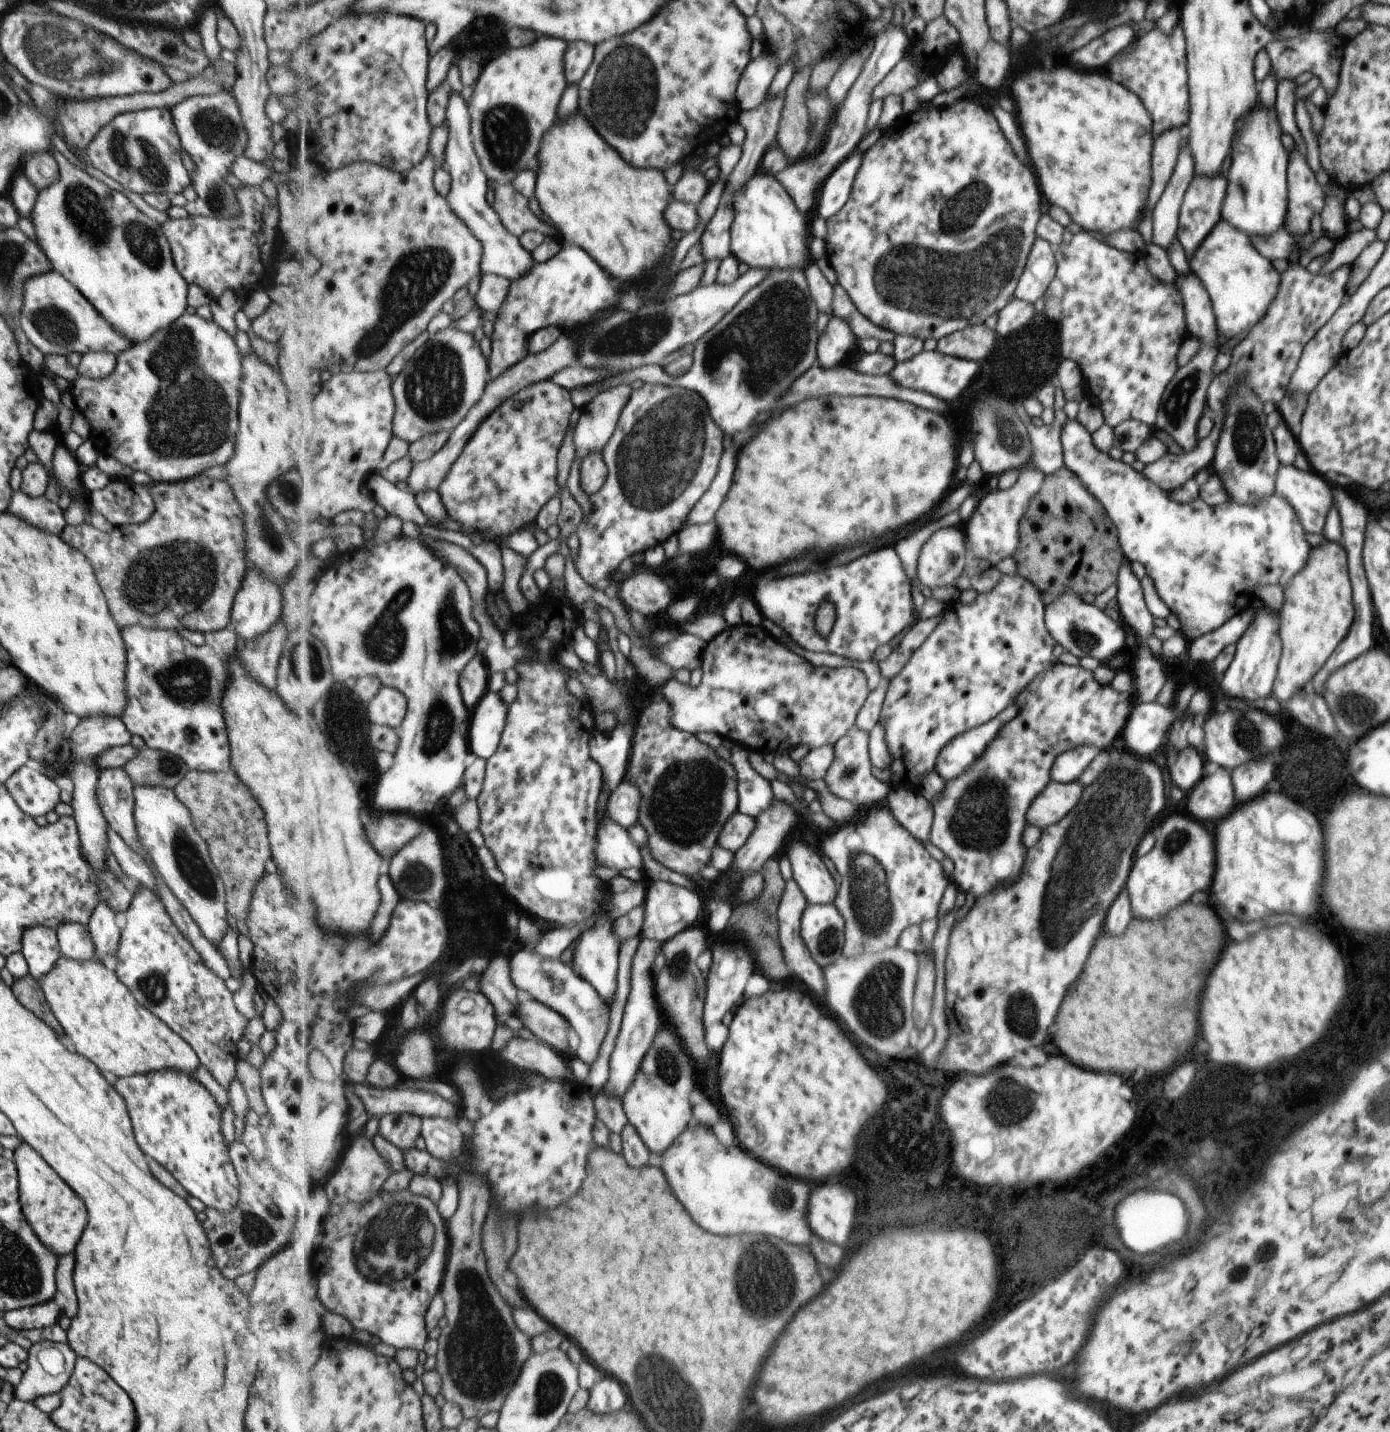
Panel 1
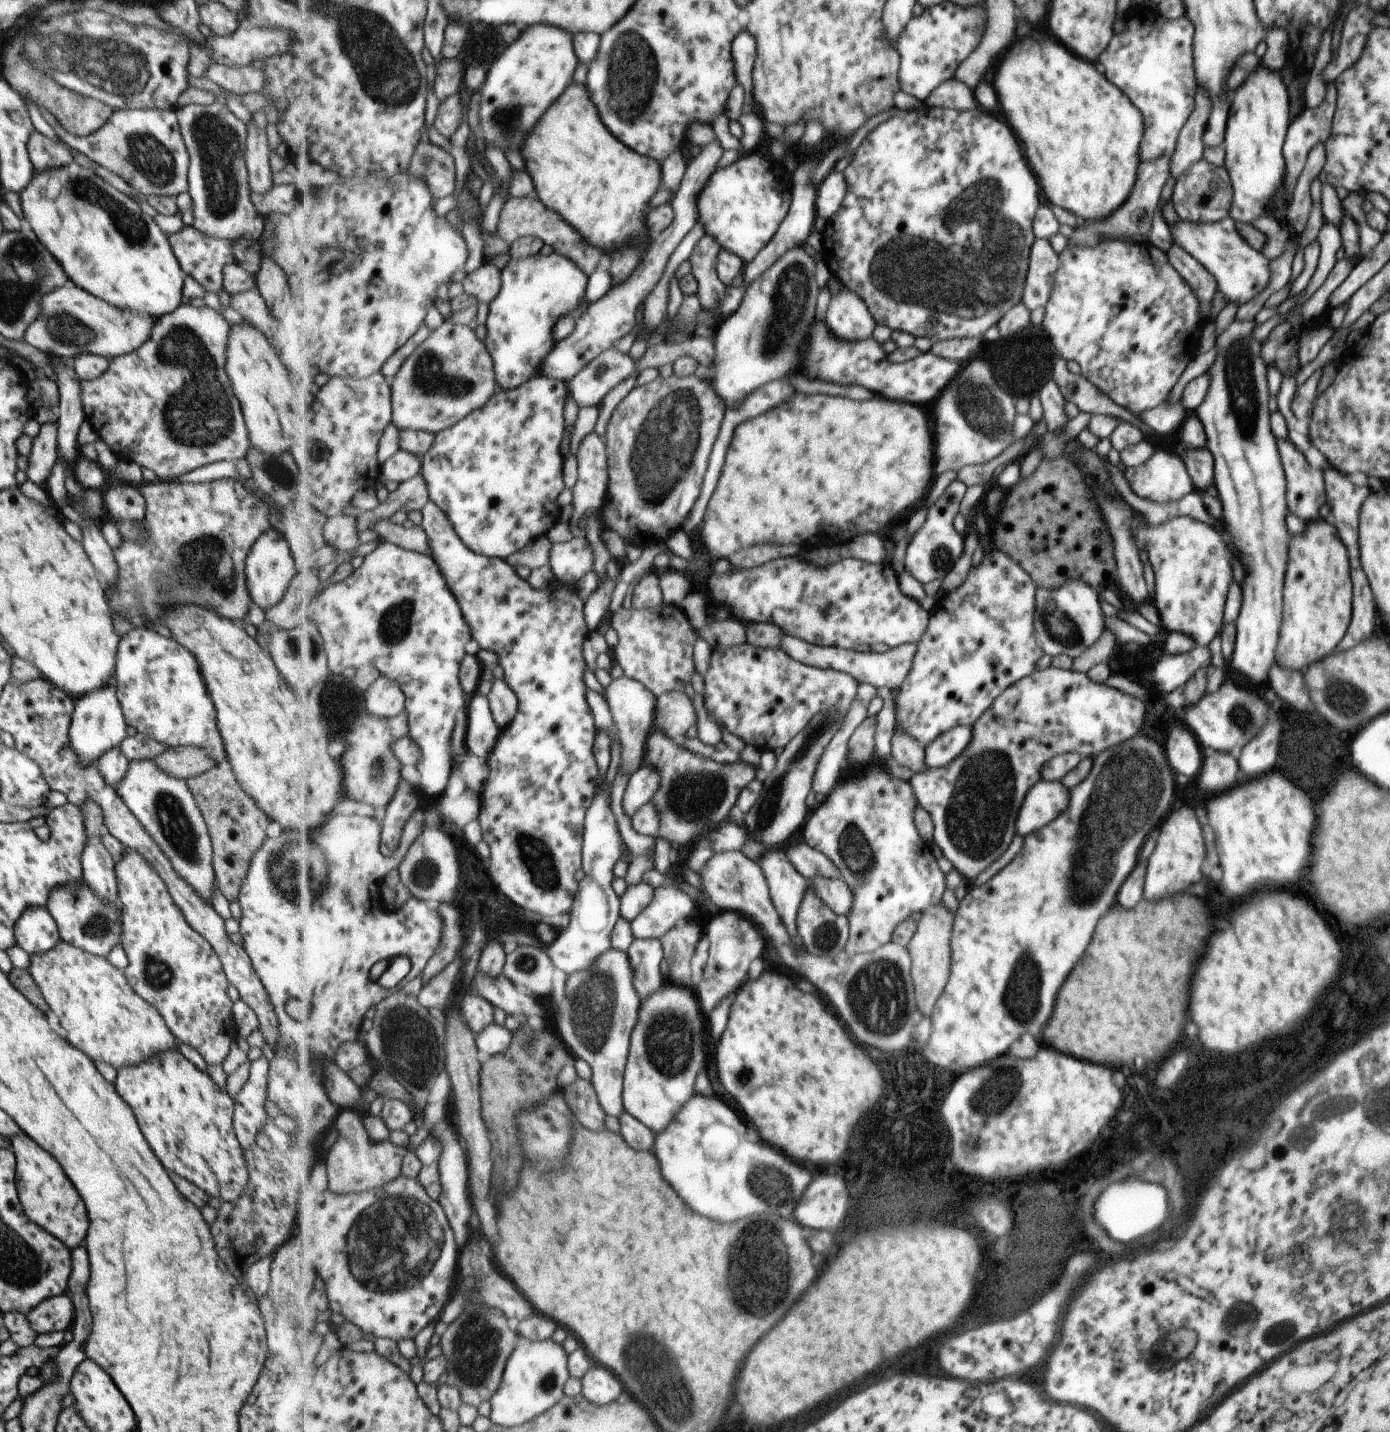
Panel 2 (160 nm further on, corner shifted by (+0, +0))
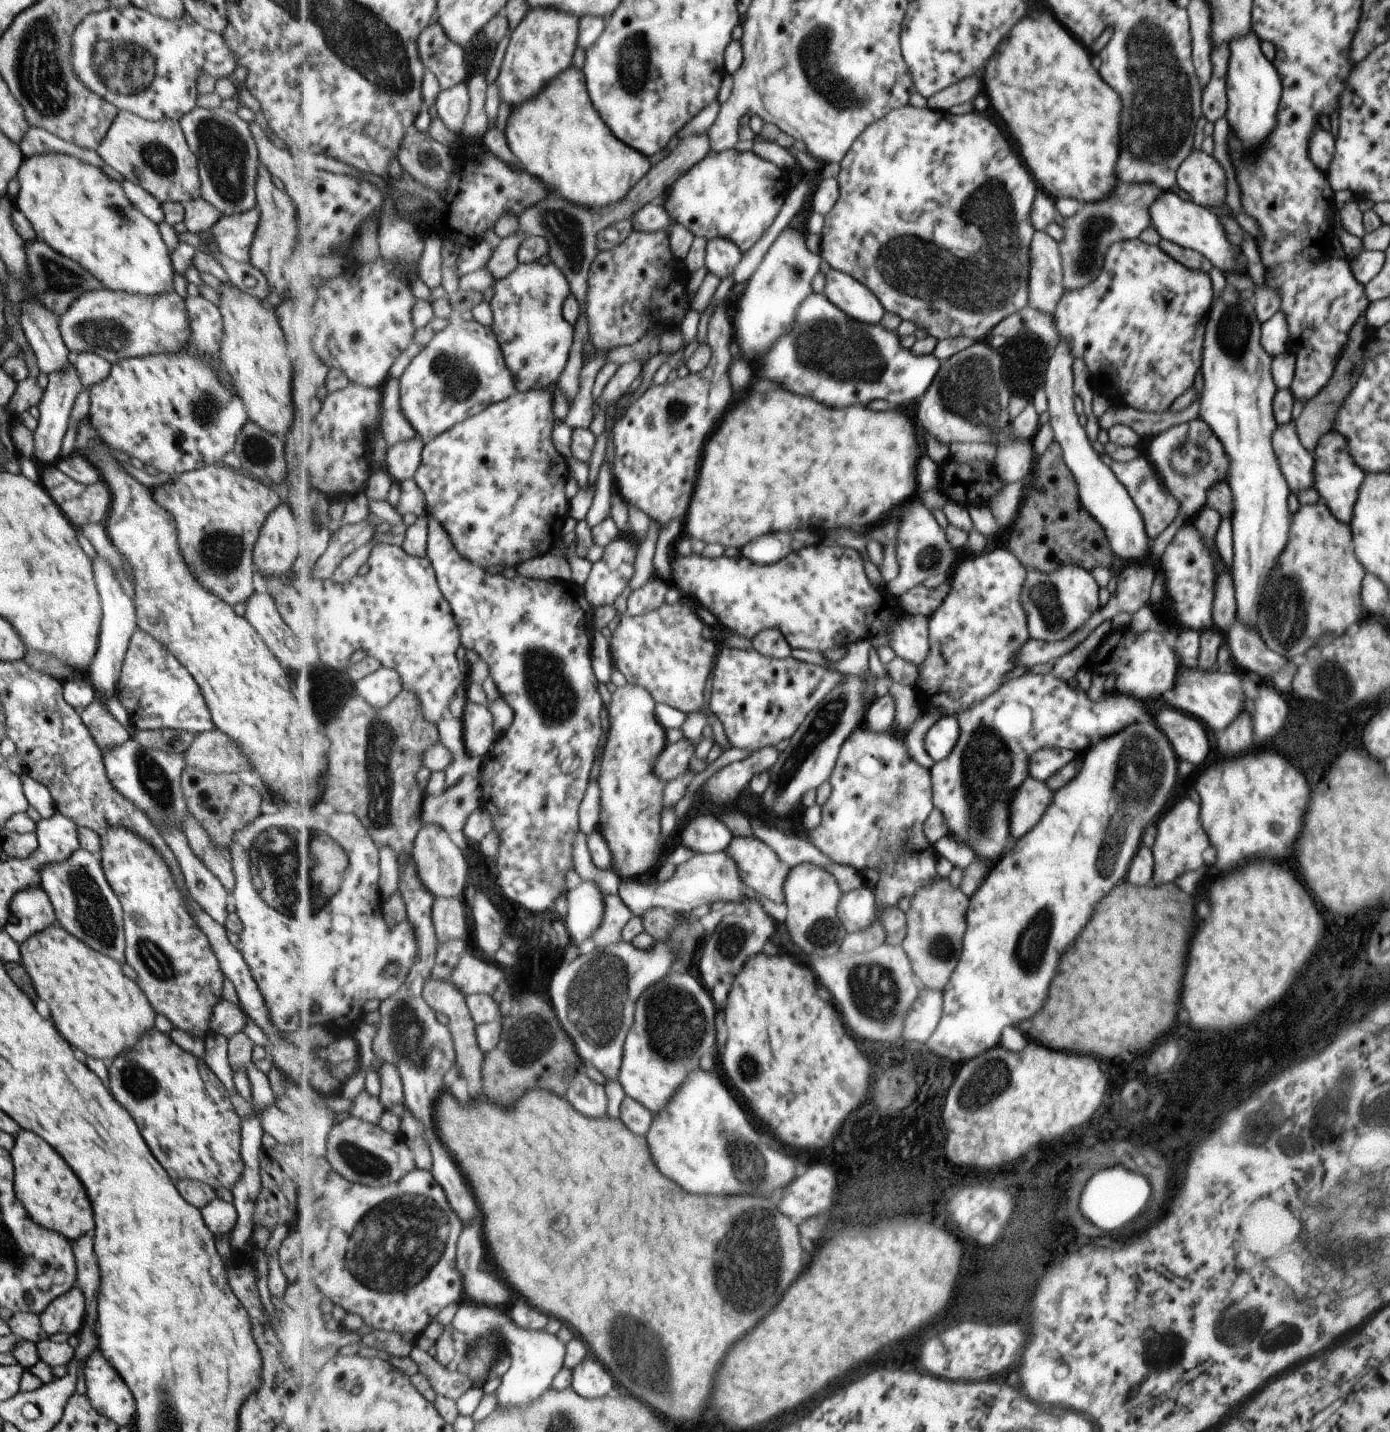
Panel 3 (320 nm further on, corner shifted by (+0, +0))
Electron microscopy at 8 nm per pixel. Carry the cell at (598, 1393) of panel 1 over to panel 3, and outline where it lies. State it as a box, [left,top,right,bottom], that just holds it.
[572,1353,617,1399]

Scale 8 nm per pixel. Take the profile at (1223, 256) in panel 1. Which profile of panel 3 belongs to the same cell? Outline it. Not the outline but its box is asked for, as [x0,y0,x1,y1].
[1150,190,1248,276]

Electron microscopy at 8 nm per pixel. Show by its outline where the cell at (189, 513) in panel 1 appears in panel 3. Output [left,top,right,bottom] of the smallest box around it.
[151,463,283,607]

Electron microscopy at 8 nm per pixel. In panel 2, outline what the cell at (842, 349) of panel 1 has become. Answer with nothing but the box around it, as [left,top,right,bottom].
[825,285,877,341]

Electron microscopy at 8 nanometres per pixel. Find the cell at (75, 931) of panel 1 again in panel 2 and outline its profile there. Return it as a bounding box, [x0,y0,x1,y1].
[44,876,122,957]

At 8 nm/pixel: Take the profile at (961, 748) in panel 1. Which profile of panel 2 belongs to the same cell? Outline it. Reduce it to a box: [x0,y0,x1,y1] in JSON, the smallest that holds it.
[926,725,970,768]

